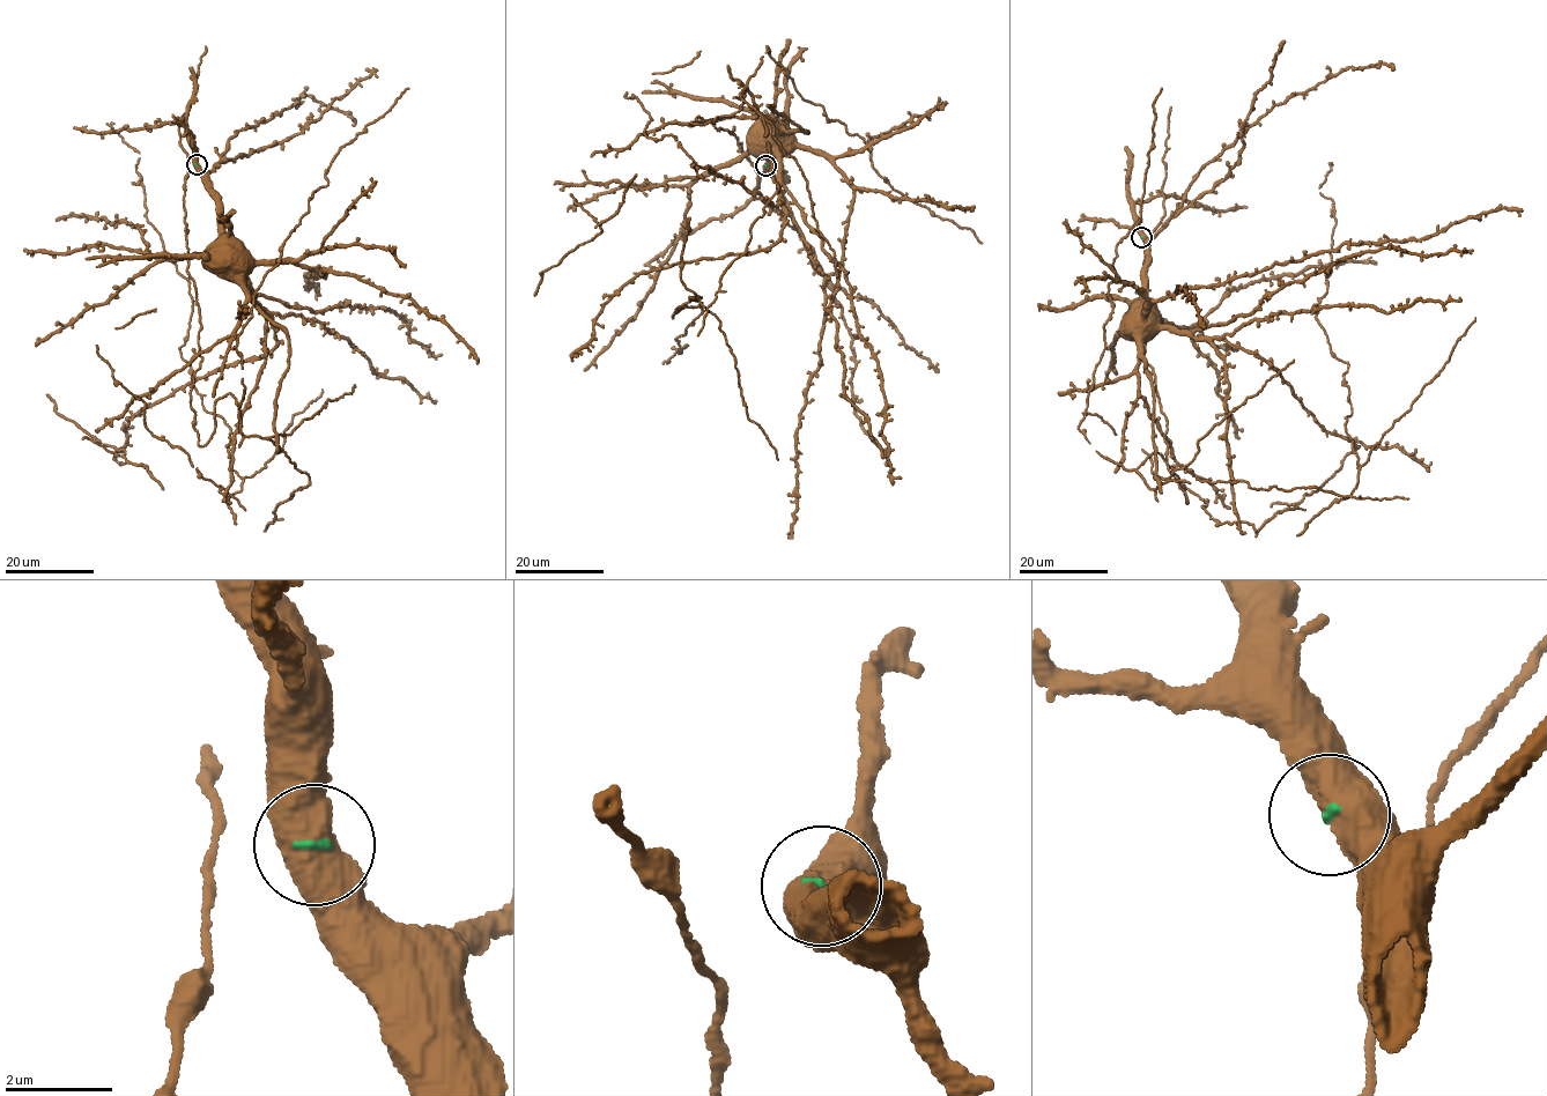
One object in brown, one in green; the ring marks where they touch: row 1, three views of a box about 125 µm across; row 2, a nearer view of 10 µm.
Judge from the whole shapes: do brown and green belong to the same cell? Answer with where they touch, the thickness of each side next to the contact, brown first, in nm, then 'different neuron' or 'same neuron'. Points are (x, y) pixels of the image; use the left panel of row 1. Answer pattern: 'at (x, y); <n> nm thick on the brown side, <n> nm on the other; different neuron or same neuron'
at (197, 164); 600 nm thick on the brown side, 90 nm on the other; same neuron

